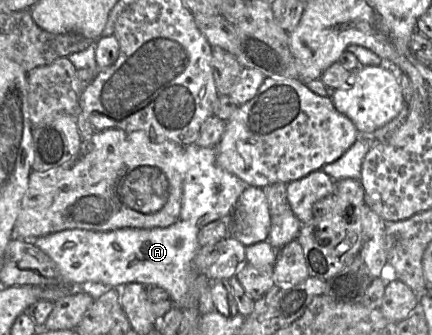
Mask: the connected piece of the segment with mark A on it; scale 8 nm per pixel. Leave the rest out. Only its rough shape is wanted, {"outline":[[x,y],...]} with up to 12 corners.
{"outline":[[184,147],[175,223],[35,239],[62,284],[165,289],[186,307],[198,233],[248,186]]}

